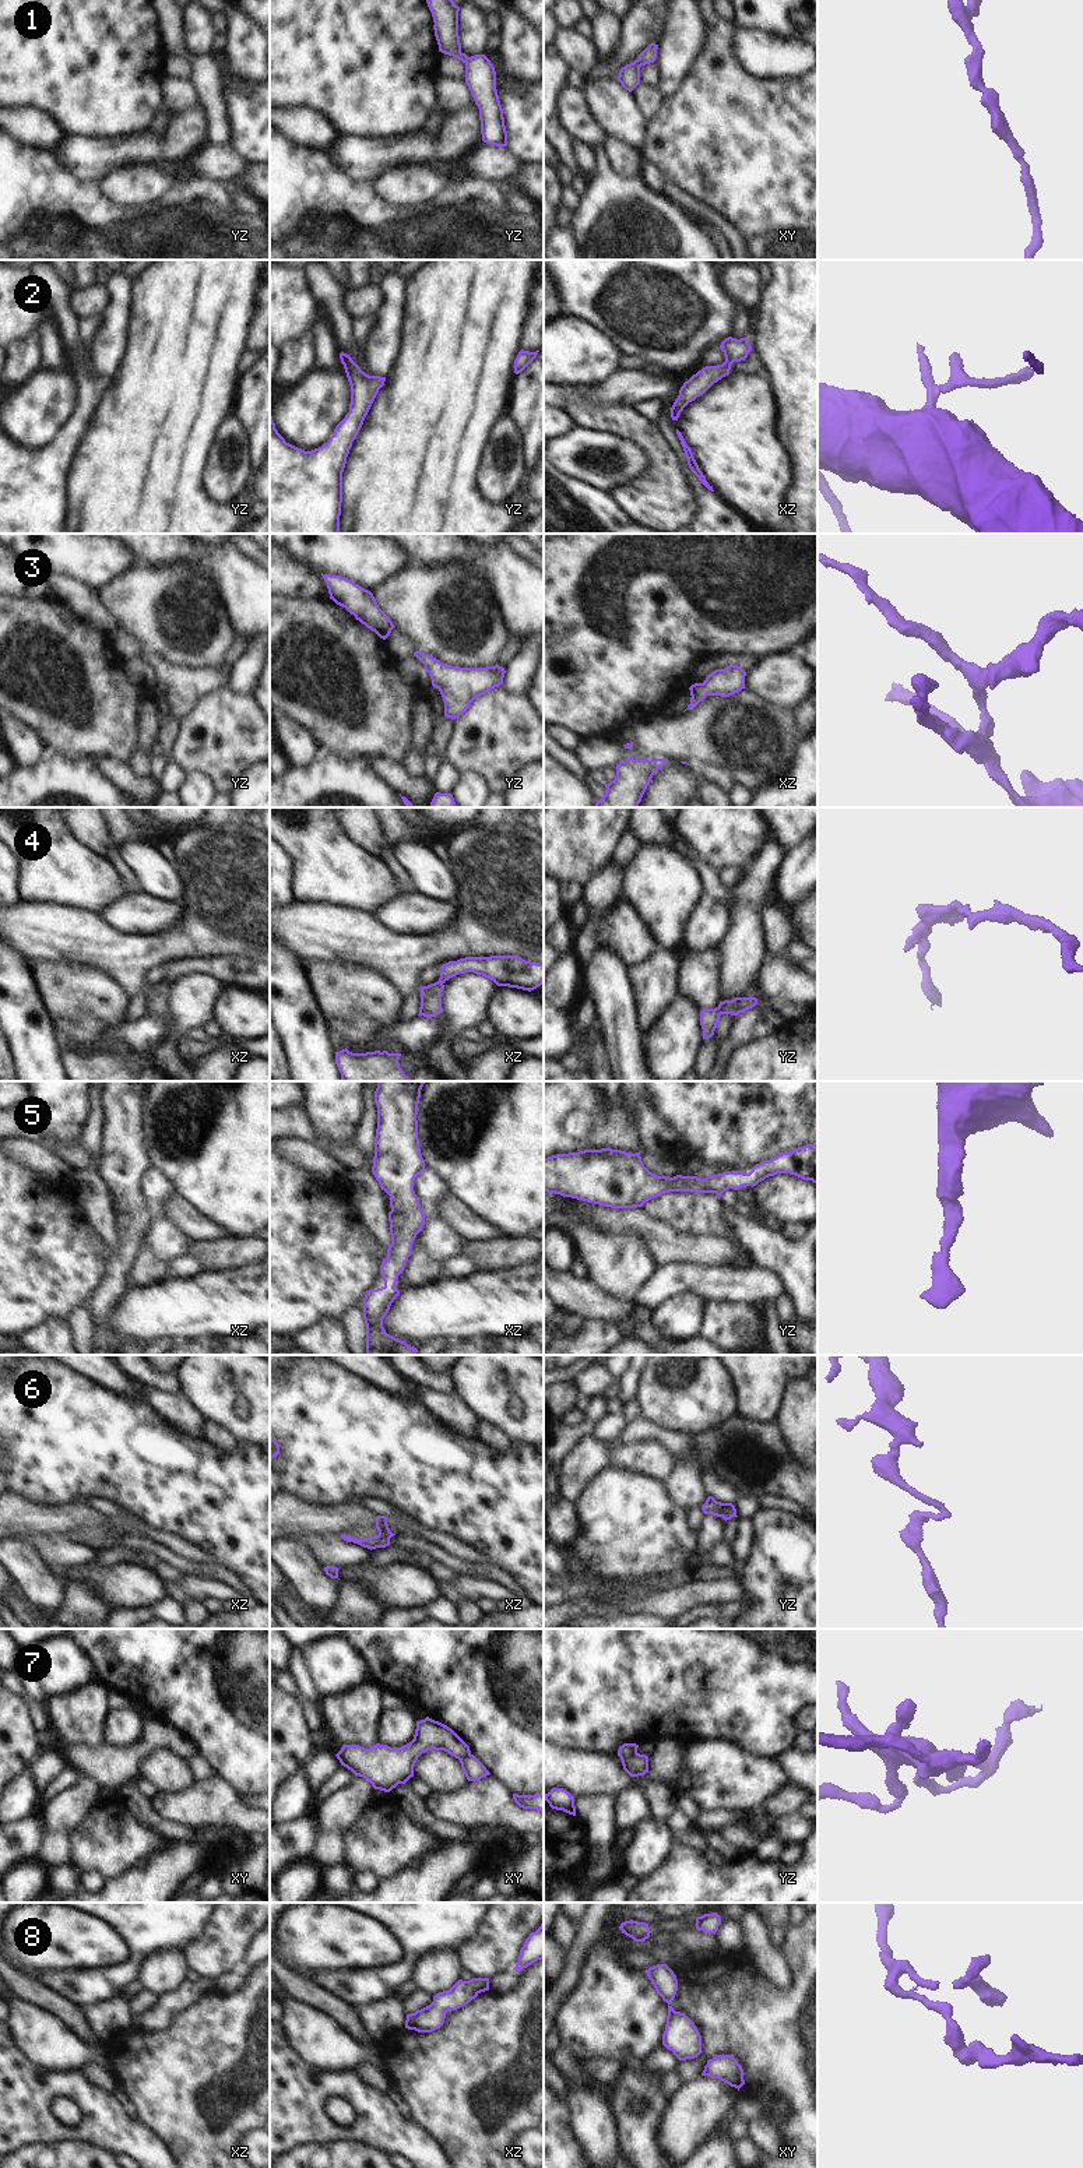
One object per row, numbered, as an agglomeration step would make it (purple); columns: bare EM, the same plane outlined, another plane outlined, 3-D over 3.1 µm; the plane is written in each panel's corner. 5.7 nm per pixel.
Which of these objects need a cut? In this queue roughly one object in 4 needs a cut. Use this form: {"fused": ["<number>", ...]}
{"fused": ["7"]}

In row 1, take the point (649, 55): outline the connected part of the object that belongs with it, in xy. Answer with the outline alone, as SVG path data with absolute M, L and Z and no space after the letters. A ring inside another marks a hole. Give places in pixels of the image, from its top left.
M650 43L633 63L620 68L618 81L626 91L632 92L640 84L640 67L655 61L657 49L658 45Z

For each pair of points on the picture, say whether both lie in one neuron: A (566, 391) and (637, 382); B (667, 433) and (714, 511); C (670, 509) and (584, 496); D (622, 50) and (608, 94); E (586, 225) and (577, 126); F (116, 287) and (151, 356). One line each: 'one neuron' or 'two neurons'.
A: one neuron
B: one neuron
C: two neurons
D: two neurons
E: two neurons
F: two neurons

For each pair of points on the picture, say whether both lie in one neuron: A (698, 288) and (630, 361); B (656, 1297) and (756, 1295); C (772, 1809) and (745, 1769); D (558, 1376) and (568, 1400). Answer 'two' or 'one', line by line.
A: two
B: one
C: two
D: two

